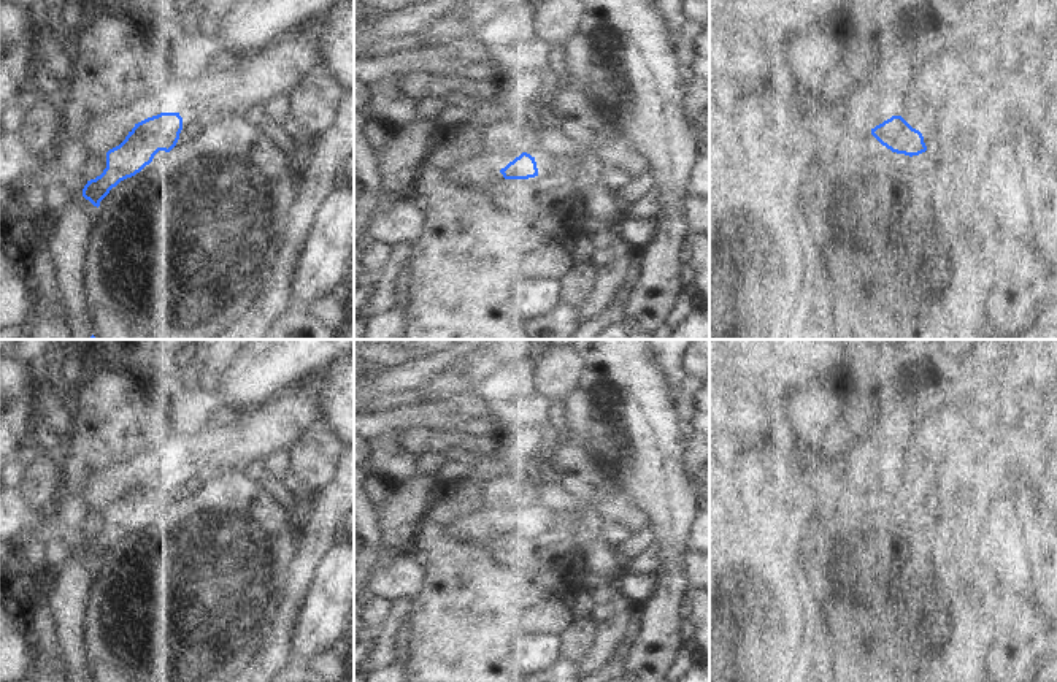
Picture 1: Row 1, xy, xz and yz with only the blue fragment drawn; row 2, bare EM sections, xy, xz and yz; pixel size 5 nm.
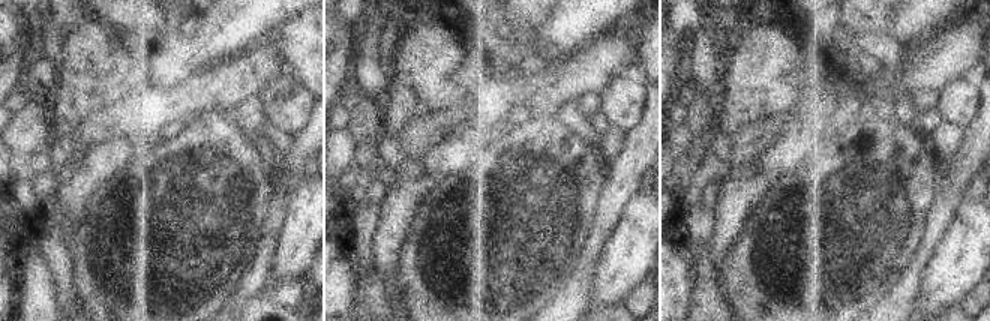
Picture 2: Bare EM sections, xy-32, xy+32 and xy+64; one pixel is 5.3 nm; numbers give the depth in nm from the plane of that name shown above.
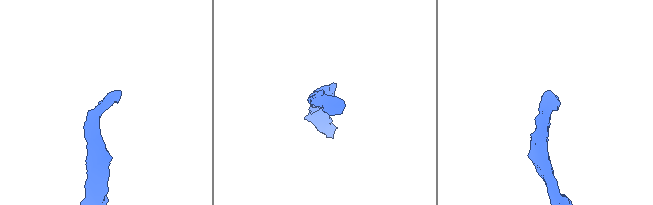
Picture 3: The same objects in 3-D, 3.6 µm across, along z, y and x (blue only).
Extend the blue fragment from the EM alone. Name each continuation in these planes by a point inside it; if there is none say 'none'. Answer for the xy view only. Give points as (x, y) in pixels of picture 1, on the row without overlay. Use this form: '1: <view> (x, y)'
none

